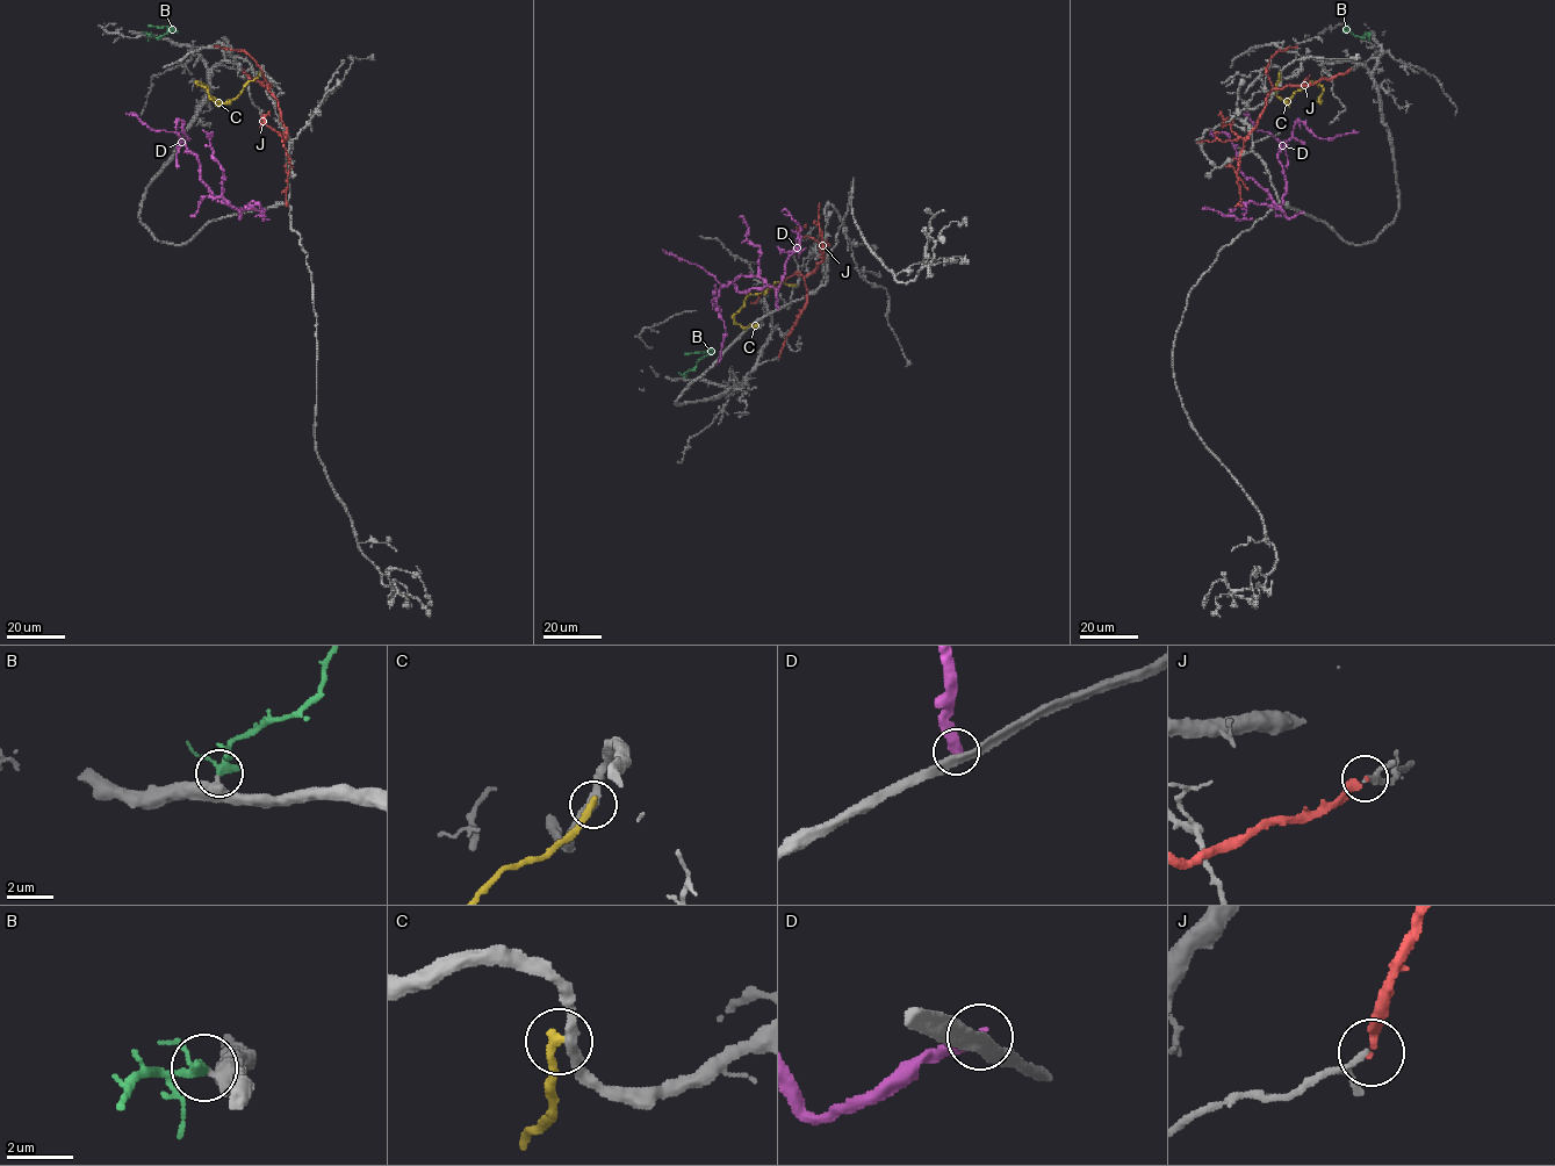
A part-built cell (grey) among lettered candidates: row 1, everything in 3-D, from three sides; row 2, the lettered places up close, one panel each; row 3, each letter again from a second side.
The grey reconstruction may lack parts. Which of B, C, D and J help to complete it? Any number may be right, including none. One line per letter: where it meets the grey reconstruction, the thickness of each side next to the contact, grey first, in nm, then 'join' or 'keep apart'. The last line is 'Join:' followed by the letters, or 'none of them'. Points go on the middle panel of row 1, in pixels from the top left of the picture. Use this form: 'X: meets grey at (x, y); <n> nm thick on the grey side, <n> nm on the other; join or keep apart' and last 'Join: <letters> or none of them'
B: meets grey at (683, 376); 360 nm thick on the grey side, 300 nm on the other; join
C: meets grey at (796, 286); 320 nm thick on the grey side, 320 nm on the other; keep apart
D: meets grey at (778, 309); 400 nm thick on the grey side, 400 nm on the other; keep apart
J: meets grey at (779, 357); 150 nm thick on the grey side, 240 nm on the other; keep apart
Join: B

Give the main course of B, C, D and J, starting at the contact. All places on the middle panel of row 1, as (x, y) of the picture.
B: (683, 376), (712, 351), (685, 353)
C: (796, 286), (776, 281), (764, 290), (748, 294), (734, 319), (744, 329), (758, 323)
D: (778, 309), (776, 290), (769, 286), (740, 292), (733, 283), (722, 286), (712, 300), (726, 331), (715, 365)
J: (779, 357), (806, 301), (805, 280), (823, 259), (820, 250), (827, 244), (823, 243), (822, 246), (822, 240)

